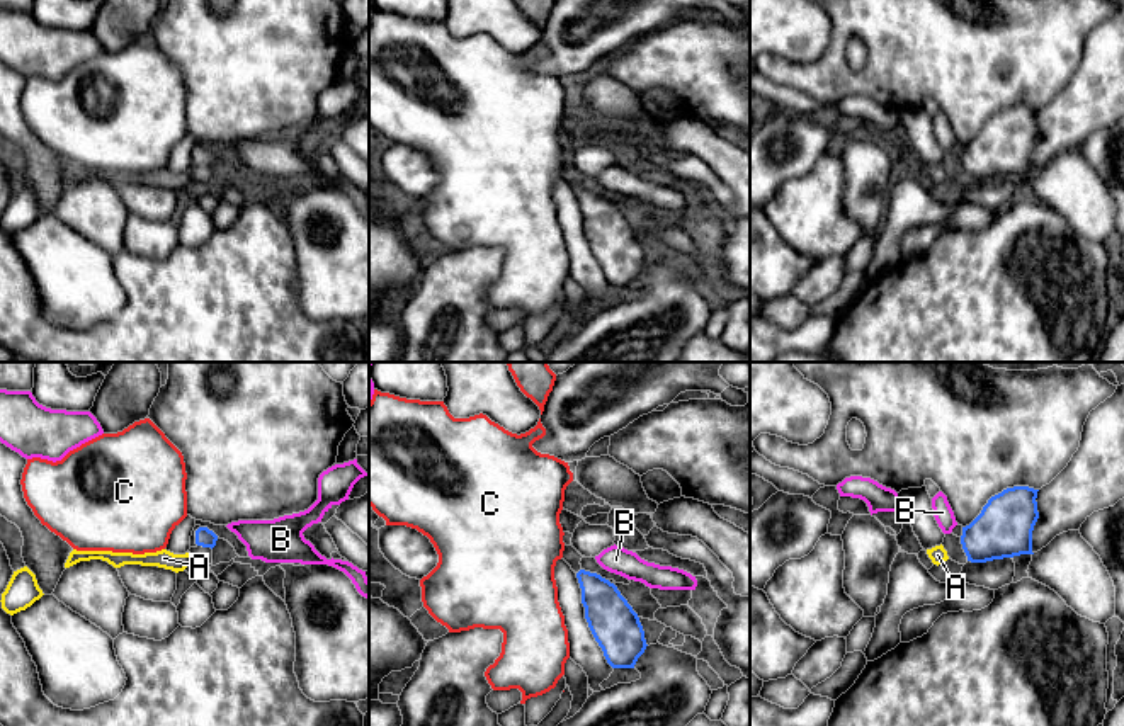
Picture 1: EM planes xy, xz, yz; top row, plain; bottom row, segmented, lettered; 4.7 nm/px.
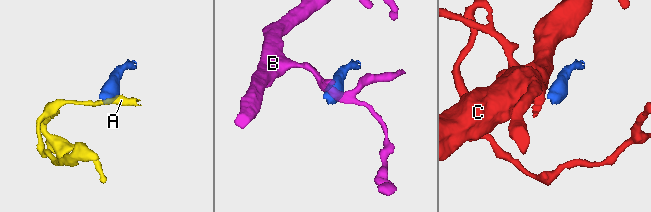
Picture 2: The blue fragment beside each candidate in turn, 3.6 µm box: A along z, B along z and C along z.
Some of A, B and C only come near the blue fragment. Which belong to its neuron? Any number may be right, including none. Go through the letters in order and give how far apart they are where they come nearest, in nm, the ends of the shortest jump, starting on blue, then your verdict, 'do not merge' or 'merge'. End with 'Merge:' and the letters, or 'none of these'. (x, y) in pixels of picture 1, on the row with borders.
A: 60 nm | xy (198, 544), (189, 553) | do not merge
B: 40 nm | yz (963, 527), (956, 524) | do not merge
C: 90 nm | xy (198, 529), (186, 516) | do not merge
Merge: none of these

